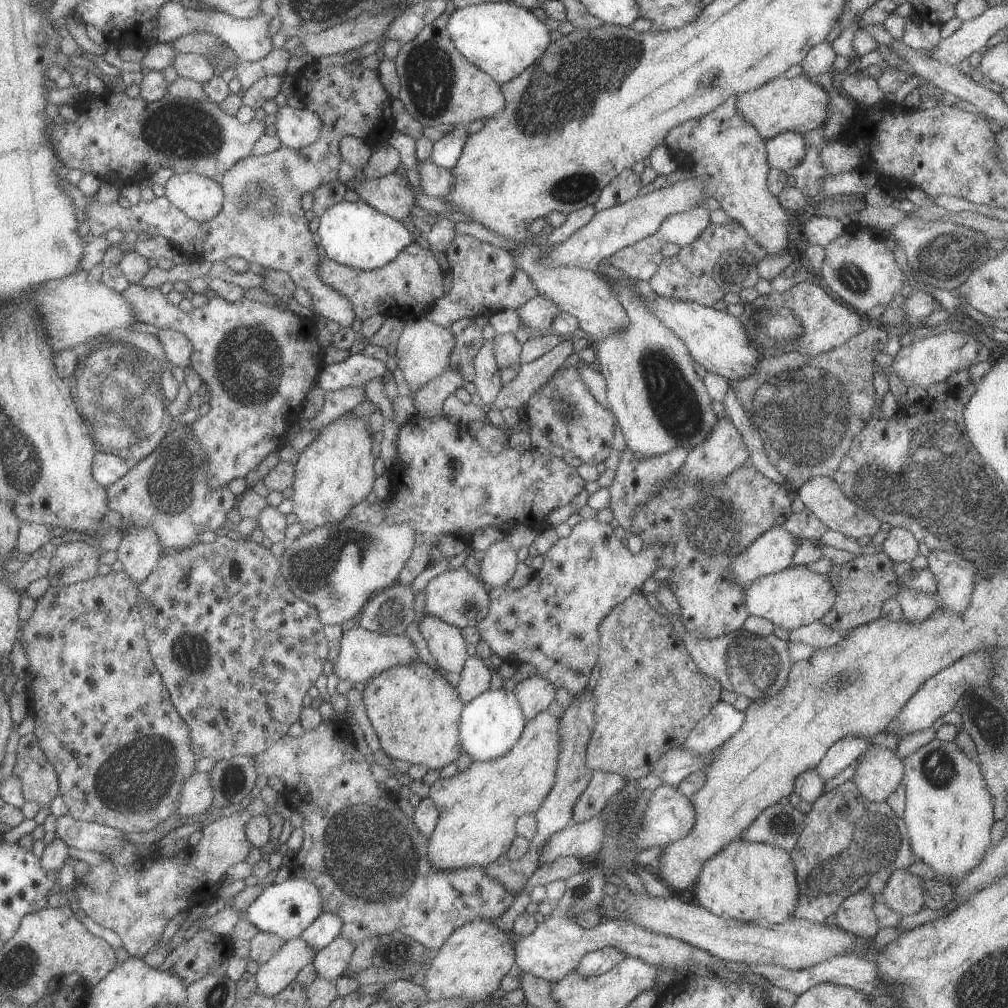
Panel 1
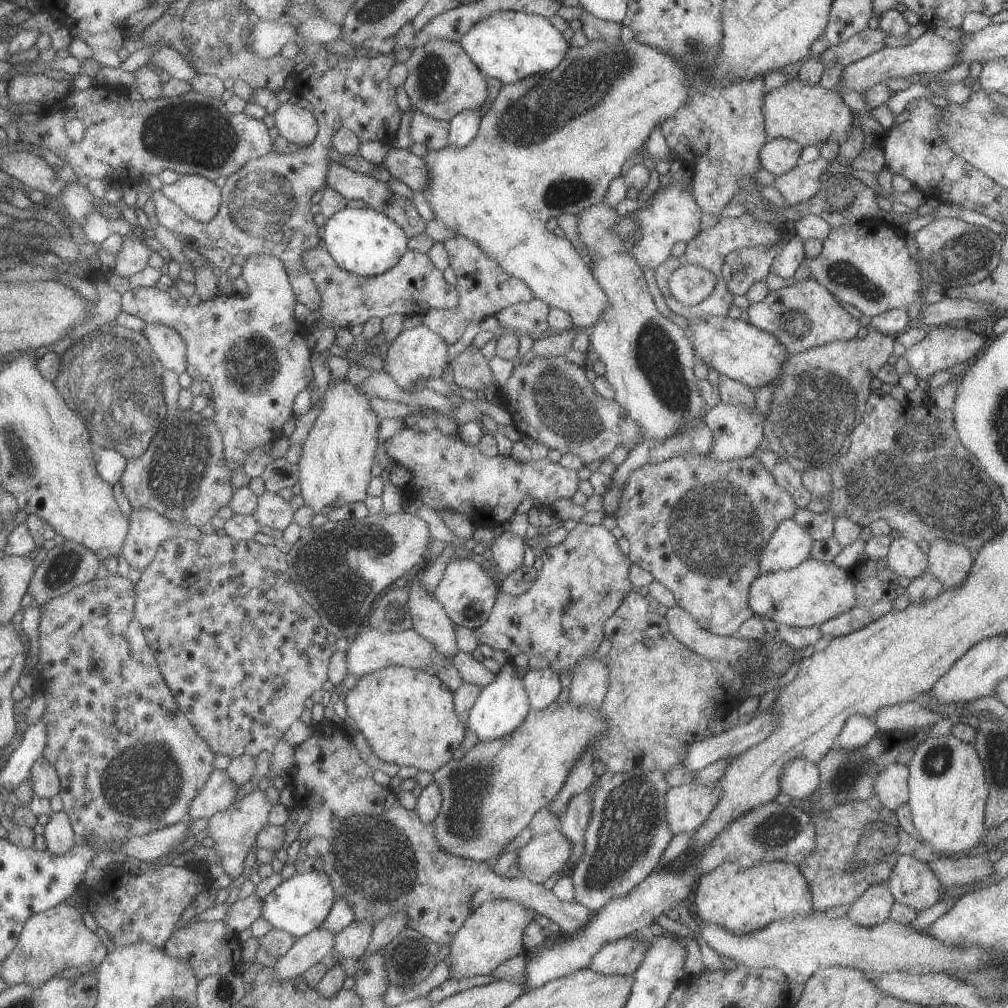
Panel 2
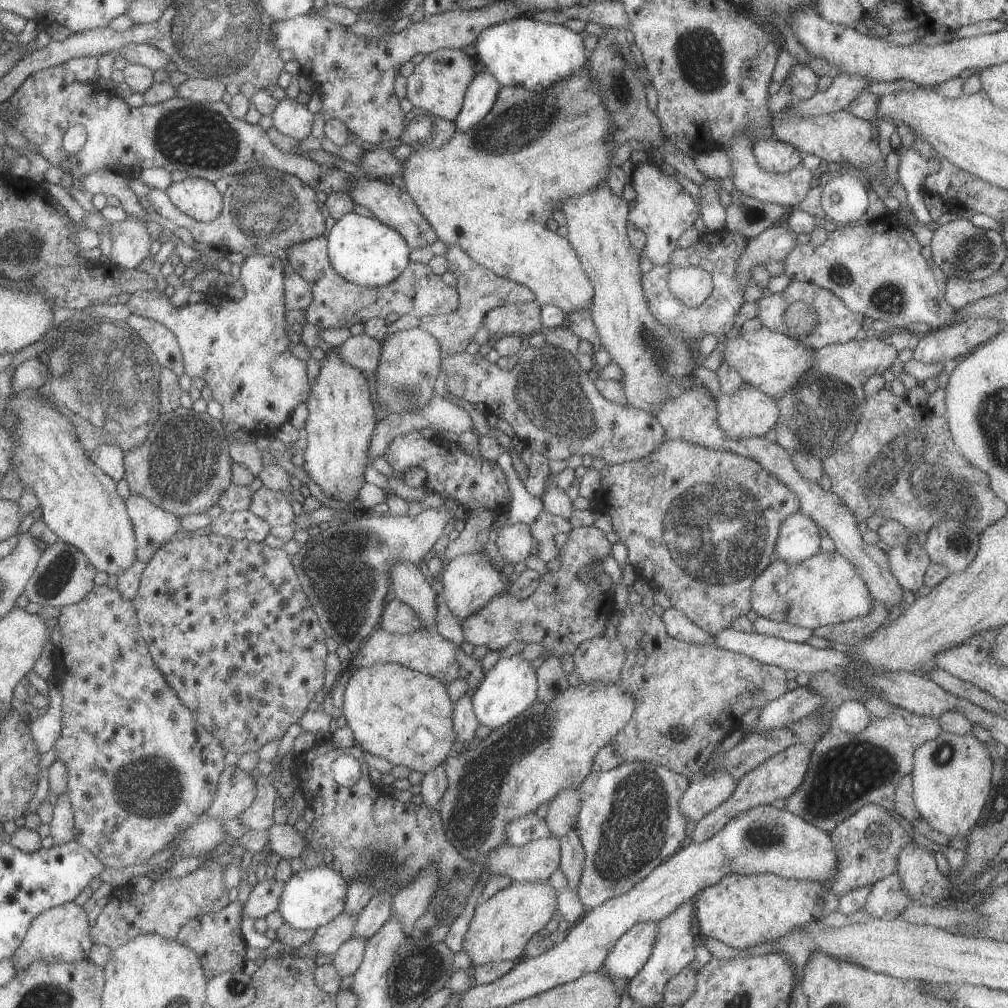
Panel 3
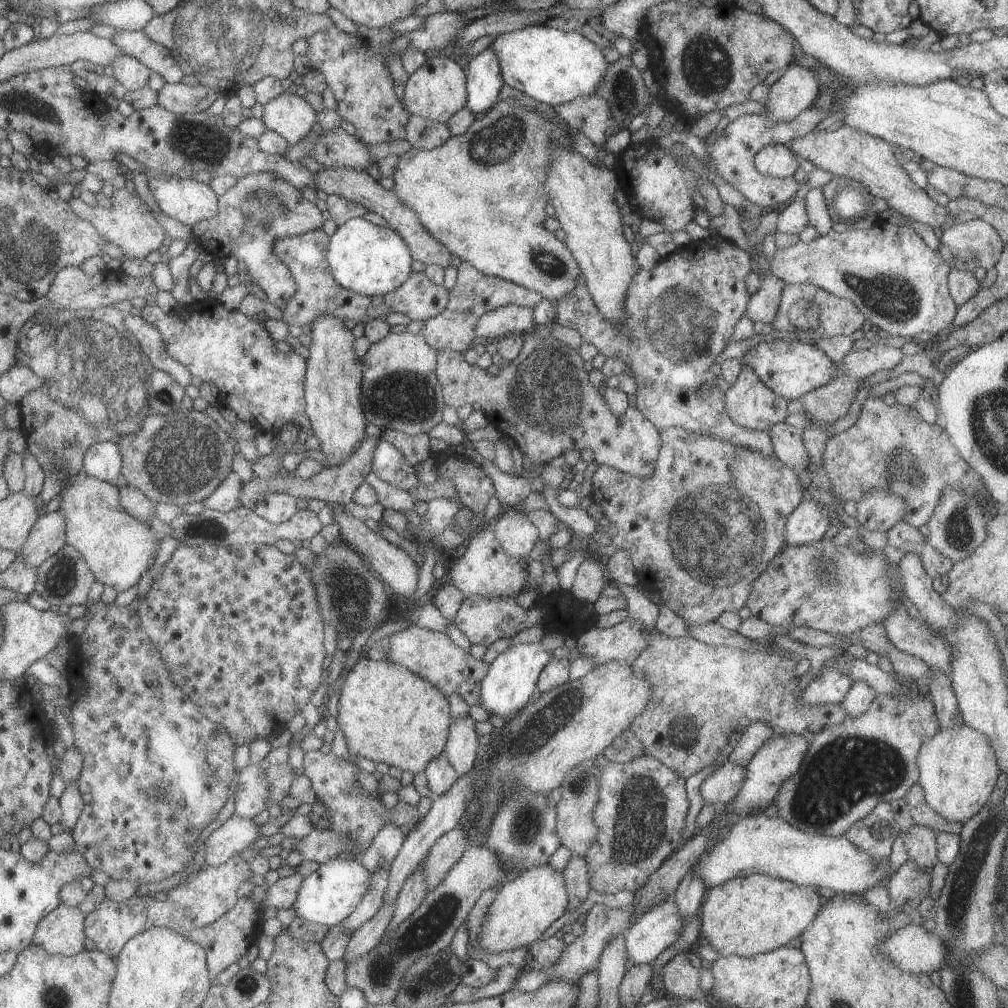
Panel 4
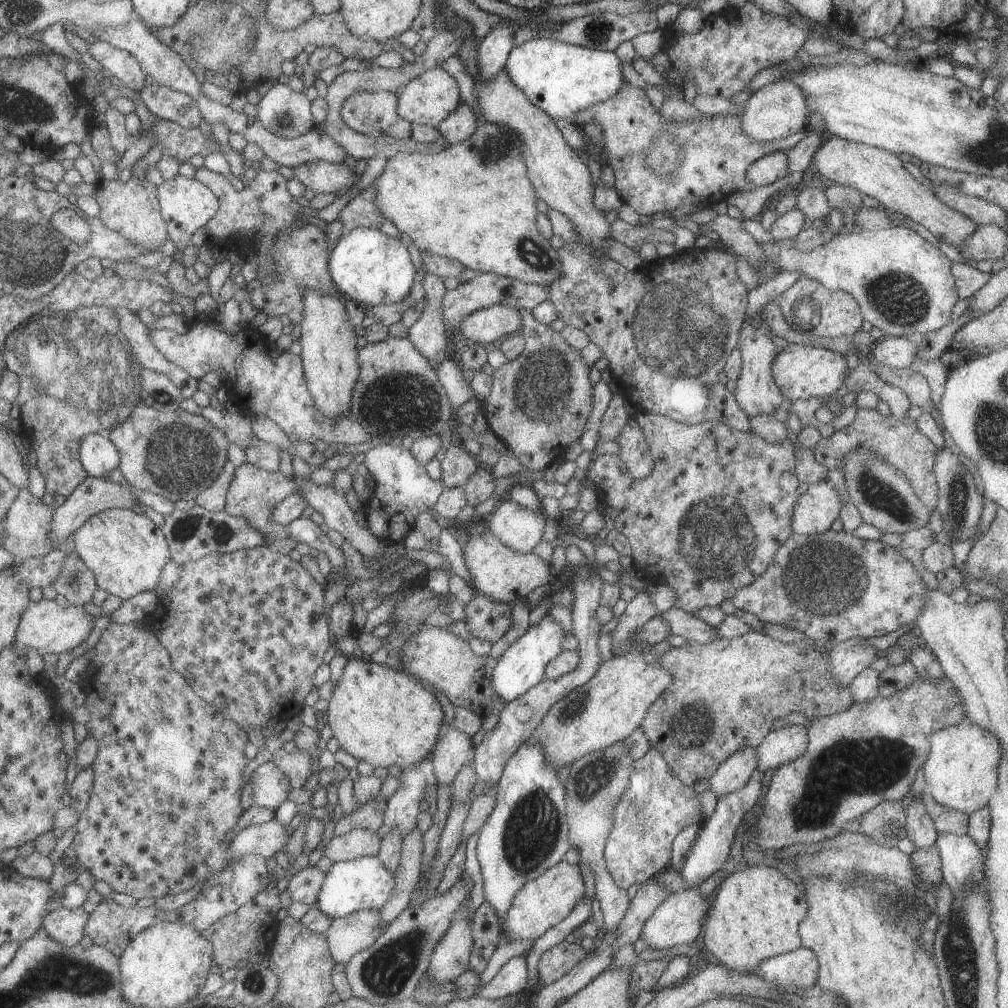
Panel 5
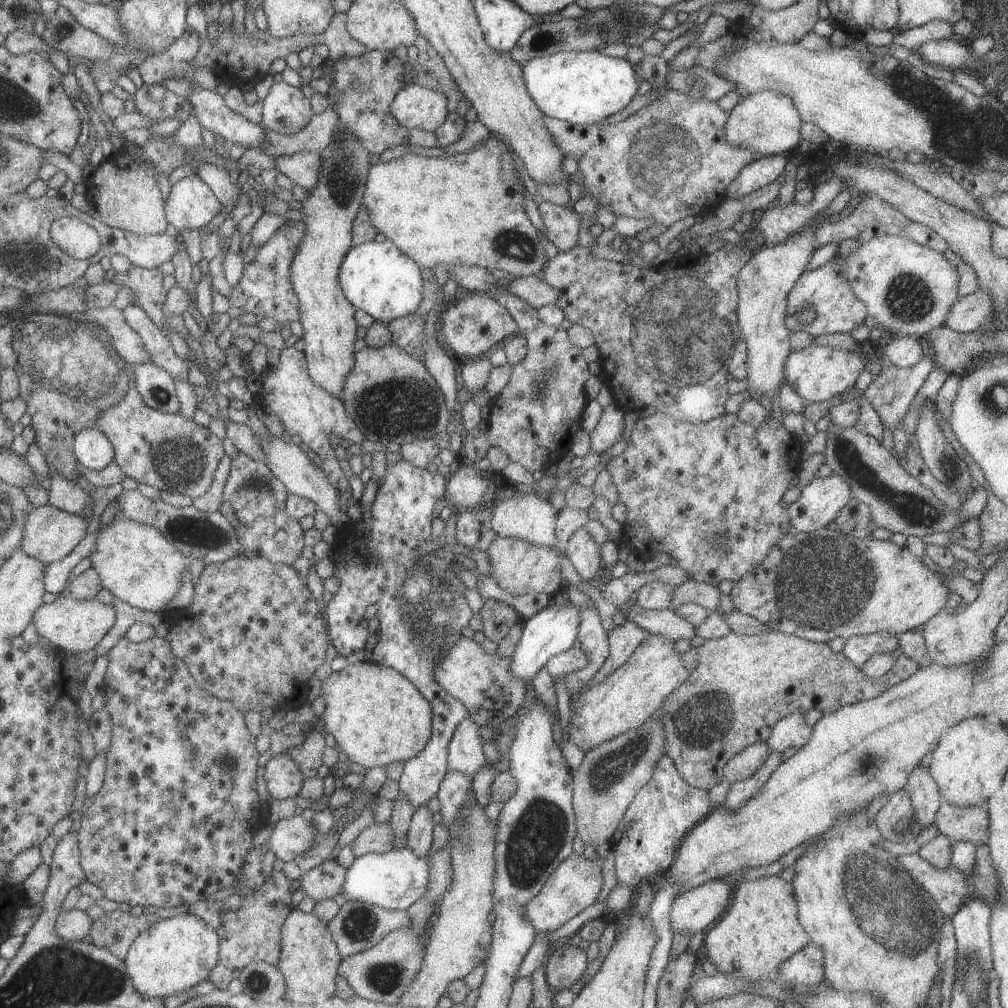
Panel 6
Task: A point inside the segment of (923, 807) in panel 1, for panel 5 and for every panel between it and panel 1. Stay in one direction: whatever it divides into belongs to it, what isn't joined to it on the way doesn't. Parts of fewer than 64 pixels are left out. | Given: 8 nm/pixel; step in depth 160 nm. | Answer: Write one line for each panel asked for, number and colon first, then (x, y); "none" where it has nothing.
2: (948, 791)
3: (951, 774)
4: (958, 769)
5: (962, 769)

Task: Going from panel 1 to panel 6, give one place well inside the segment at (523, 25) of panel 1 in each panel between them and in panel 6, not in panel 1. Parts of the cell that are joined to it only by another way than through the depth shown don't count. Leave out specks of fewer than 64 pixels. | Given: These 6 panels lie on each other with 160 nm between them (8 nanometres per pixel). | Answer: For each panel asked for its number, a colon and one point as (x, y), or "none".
2: (510, 46)
3: (526, 52)
4: (553, 66)
5: (561, 79)
6: (582, 87)

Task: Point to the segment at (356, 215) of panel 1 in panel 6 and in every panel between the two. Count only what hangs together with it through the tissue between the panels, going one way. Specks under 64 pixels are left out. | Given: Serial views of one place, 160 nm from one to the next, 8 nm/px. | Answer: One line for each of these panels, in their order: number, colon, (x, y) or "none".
2: (365, 242)
3: (363, 251)
4: (371, 260)
5: (367, 266)
6: (379, 278)

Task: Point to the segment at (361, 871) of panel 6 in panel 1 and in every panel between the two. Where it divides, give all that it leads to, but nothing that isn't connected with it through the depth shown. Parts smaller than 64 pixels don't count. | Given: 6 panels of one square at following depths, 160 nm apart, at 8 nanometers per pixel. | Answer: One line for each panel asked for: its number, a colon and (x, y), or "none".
1: (286, 909)
2: (298, 905)
3: (313, 897)
4: (327, 896)
5: (364, 883)

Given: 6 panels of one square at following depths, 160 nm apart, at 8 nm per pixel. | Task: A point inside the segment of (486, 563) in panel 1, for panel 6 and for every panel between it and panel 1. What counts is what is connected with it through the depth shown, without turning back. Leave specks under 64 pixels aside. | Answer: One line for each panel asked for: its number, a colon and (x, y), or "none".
2: (508, 548)
3: (515, 541)
4: (516, 534)
5: (520, 528)
6: (525, 516)

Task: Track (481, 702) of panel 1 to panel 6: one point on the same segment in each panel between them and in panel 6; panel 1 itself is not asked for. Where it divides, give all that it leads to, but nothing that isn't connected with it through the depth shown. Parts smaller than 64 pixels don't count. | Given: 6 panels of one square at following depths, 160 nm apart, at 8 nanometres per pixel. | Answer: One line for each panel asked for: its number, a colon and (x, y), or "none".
2: (501, 707)
3: (510, 686)
4: (510, 684)
5: (522, 666)
6: (553, 630)

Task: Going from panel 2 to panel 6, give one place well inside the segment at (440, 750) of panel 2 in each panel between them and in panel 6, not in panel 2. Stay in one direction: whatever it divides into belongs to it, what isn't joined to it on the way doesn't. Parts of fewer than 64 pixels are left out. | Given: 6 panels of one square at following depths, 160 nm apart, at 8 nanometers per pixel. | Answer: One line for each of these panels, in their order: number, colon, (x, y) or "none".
3: (405, 716)
4: (387, 713)
5: (384, 716)
6: (377, 716)

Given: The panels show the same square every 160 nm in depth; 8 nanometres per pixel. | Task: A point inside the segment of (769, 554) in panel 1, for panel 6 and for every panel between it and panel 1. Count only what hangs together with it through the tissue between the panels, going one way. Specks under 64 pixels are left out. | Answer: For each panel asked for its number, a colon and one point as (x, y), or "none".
2: (790, 544)
3: (798, 539)
4: (808, 522)
5: (816, 509)
6: (821, 500)

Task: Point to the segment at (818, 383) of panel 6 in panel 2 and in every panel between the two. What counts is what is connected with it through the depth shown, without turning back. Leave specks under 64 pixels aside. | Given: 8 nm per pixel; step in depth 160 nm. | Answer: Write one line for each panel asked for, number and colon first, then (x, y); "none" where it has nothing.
2: (735, 348)
3: (775, 363)
4: (791, 368)
5: (804, 372)

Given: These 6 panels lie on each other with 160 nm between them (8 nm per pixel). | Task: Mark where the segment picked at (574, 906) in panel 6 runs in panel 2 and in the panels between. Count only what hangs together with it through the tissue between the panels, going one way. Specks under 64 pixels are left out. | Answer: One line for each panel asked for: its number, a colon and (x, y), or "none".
2: (493, 933)
3: (501, 927)
4: (524, 908)
5: (545, 901)

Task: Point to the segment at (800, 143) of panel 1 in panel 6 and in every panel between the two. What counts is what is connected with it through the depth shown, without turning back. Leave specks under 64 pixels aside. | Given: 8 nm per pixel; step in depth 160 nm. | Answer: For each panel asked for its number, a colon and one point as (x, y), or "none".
2: (777, 156)
3: (773, 155)
4: (777, 160)
5: (772, 168)
6: (761, 172)

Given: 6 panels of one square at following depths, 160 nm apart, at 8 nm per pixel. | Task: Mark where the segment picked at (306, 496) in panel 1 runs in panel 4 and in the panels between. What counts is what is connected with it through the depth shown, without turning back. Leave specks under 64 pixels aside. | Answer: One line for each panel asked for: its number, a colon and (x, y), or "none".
2: (339, 451)
3: (339, 427)
4: (333, 381)

